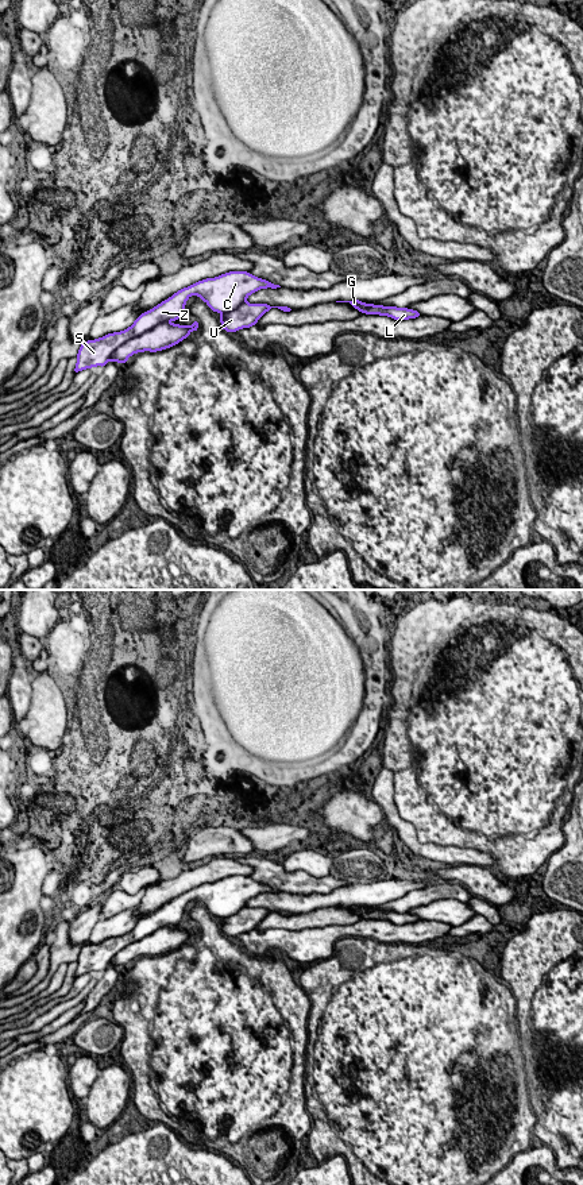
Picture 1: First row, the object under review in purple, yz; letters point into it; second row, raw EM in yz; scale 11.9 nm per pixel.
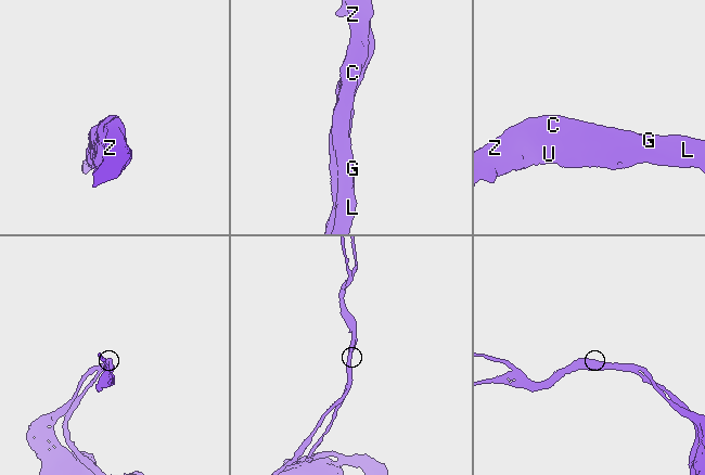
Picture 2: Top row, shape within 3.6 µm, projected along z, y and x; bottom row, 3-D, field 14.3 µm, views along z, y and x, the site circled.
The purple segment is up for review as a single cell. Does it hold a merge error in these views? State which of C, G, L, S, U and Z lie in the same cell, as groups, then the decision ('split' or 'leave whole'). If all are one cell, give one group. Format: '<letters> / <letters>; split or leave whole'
C G L S Z / U; split

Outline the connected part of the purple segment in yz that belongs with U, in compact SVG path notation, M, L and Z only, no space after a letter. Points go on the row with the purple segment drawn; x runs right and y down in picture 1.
M240 304L235 310L220 313L221 327L227 332L236 332L242 328L250 328L271 308L278 308L283 312L290 312L293 308L287 306L270 306L267 304Z

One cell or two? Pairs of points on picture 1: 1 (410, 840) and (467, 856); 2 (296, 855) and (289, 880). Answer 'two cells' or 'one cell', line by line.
1: one cell
2: two cells

